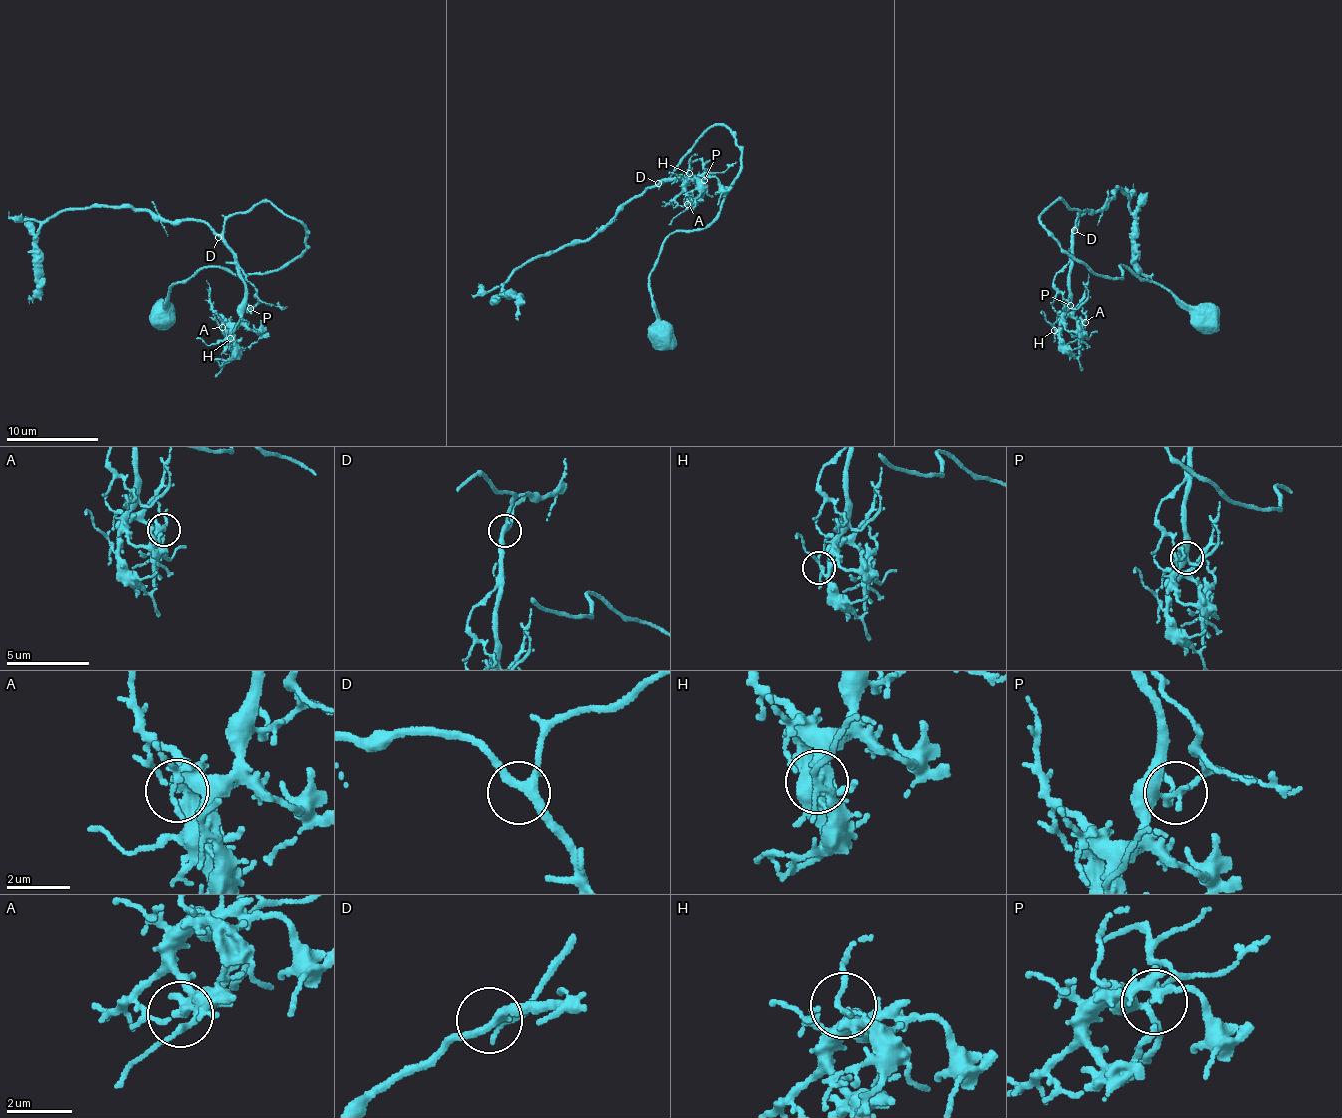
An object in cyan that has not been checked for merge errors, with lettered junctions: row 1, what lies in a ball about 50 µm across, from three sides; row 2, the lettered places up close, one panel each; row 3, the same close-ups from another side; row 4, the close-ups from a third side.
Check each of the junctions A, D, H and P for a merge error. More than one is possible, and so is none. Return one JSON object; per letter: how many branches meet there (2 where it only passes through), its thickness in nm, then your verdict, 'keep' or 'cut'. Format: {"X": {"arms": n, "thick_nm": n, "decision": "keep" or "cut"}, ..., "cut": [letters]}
{"A": {"arms": 4, "thick_nm": 300, "decision": "keep"}, "D": {"arms": 3, "thick_nm": 240, "decision": "keep"}, "H": {"arms": 5, "thick_nm": 200, "decision": "keep"}, "P": {"arms": 3, "thick_nm": 240, "decision": "keep"}, "cut": []}

